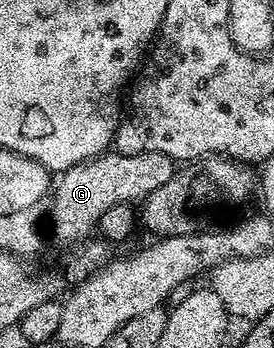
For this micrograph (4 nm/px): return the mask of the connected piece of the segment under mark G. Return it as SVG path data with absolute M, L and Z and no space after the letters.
M106 151L102 153L100 157L94 157L91 161L85 161L81 165L76 165L75 167L71 167L70 169L65 170L64 173L60 174L60 176L56 178L55 188L52 190L51 193L51 201L53 197L54 235L57 236L63 244L74 244L73 246L76 246L78 243L84 242L86 239L92 238L97 228L97 224L99 223L99 219L103 219L103 214L105 214L107 210L109 210L111 207L115 207L116 205L137 203L140 202L142 199L149 197L150 194L154 193L155 191L159 191L159 187L163 187L163 183L167 183L167 179L171 179L174 175L174 172L175 162L172 157L168 157L167 155L159 155L158 153L140 153L139 155L135 155L134 157L128 157L125 153L118 153L116 151Z

